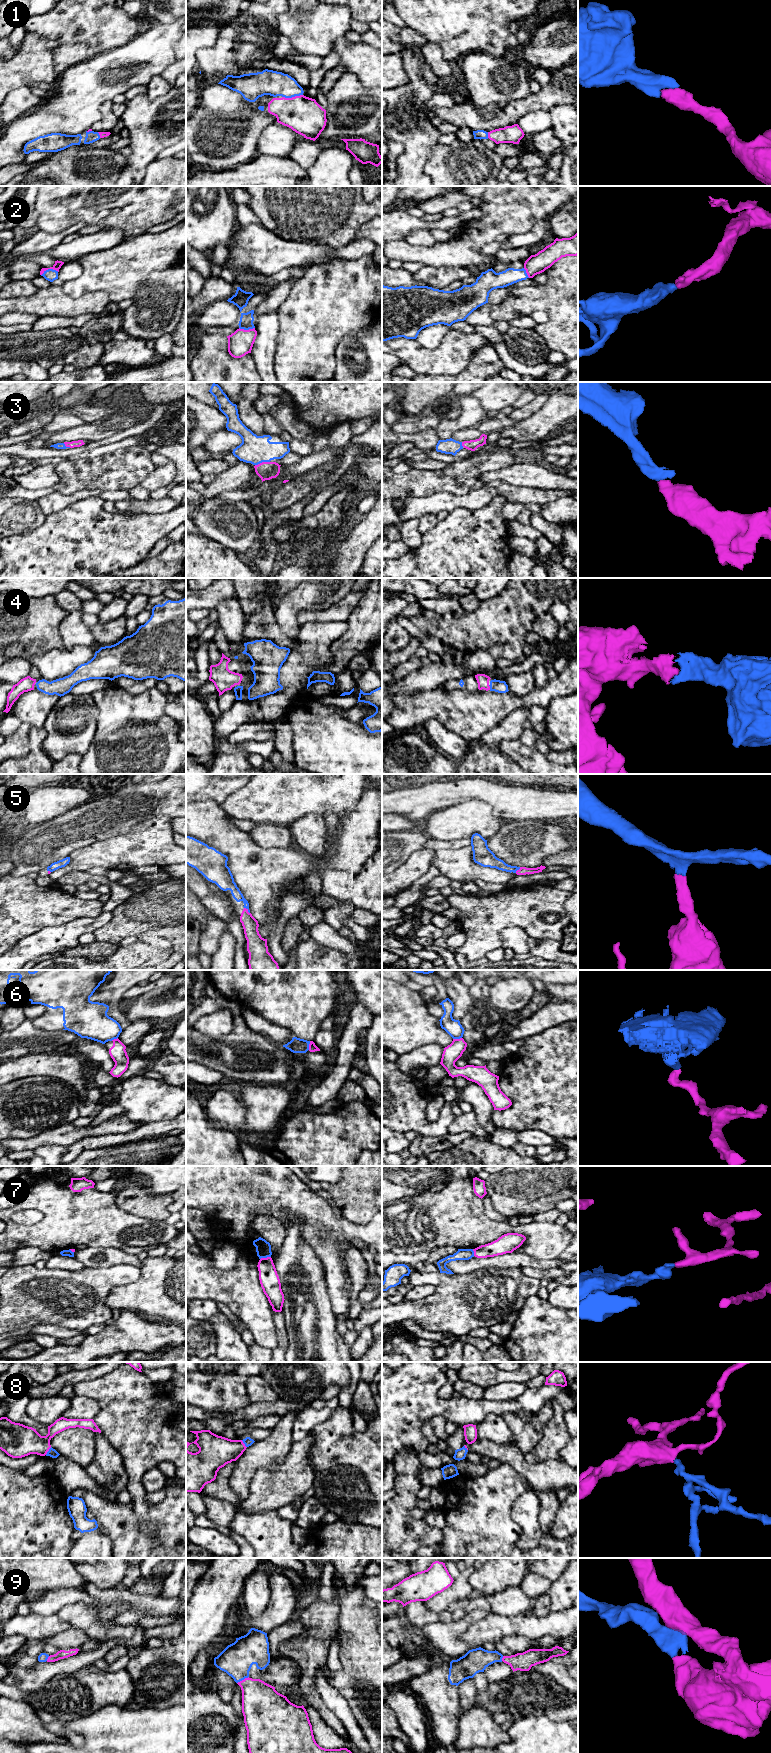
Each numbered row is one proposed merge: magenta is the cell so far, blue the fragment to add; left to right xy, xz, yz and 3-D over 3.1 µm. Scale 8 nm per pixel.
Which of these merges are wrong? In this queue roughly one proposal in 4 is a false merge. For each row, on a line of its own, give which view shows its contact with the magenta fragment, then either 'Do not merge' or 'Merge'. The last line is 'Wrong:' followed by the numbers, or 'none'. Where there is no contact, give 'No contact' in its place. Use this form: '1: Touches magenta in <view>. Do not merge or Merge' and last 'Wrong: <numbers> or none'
1: Touches magenta in xz. Merge
2: Touches magenta in xy. Merge
3: Touches magenta in xz. Merge
4: Touches magenta in yz. Merge
5: Touches magenta in xz. Merge
6: Touches magenta in xz. Do not merge
7: Touches magenta in xz. Do not merge
8: Touches magenta in xy. Merge
9: Touches magenta in xz. Merge
Wrong: 6, 7

